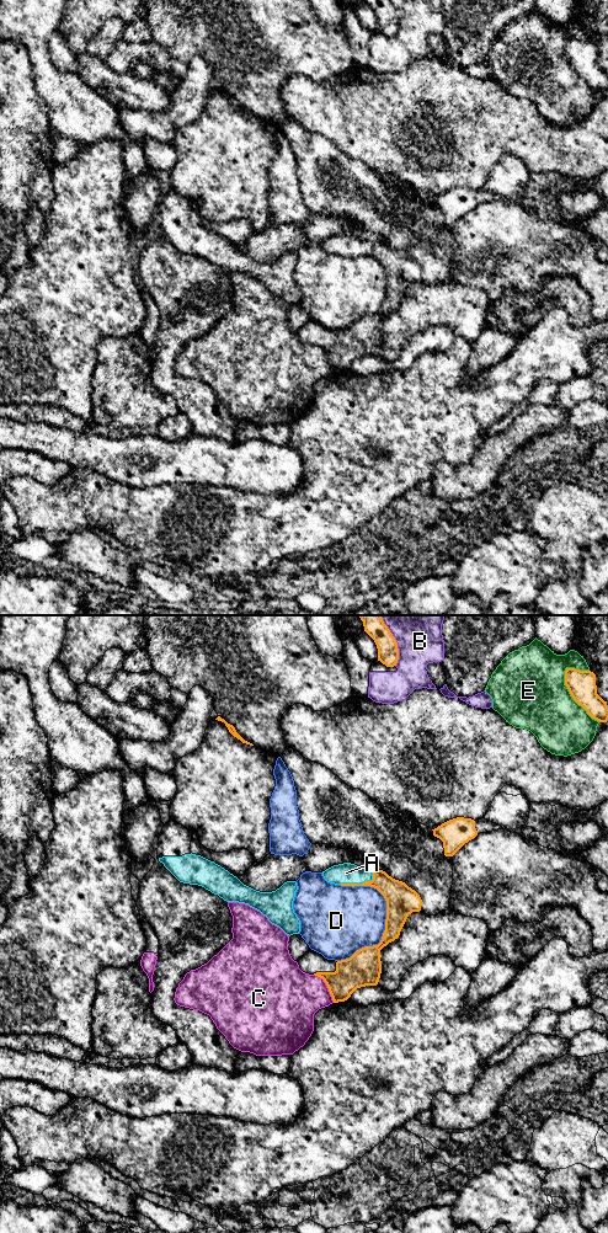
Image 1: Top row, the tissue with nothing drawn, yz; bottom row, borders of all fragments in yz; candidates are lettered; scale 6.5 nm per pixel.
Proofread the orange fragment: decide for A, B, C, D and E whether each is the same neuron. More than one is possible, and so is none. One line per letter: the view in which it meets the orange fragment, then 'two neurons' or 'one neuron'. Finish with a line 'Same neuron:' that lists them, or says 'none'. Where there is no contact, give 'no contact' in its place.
A: meets orange in yz; one neuron
B: meets orange in yz; two neurons
C: meets orange in yz; two neurons
D: meets orange in yz; two neurons
E: meets orange in yz; two neurons
Same neuron: A

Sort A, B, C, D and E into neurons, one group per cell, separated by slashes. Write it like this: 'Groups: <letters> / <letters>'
Groups: A / B / C / D / E

